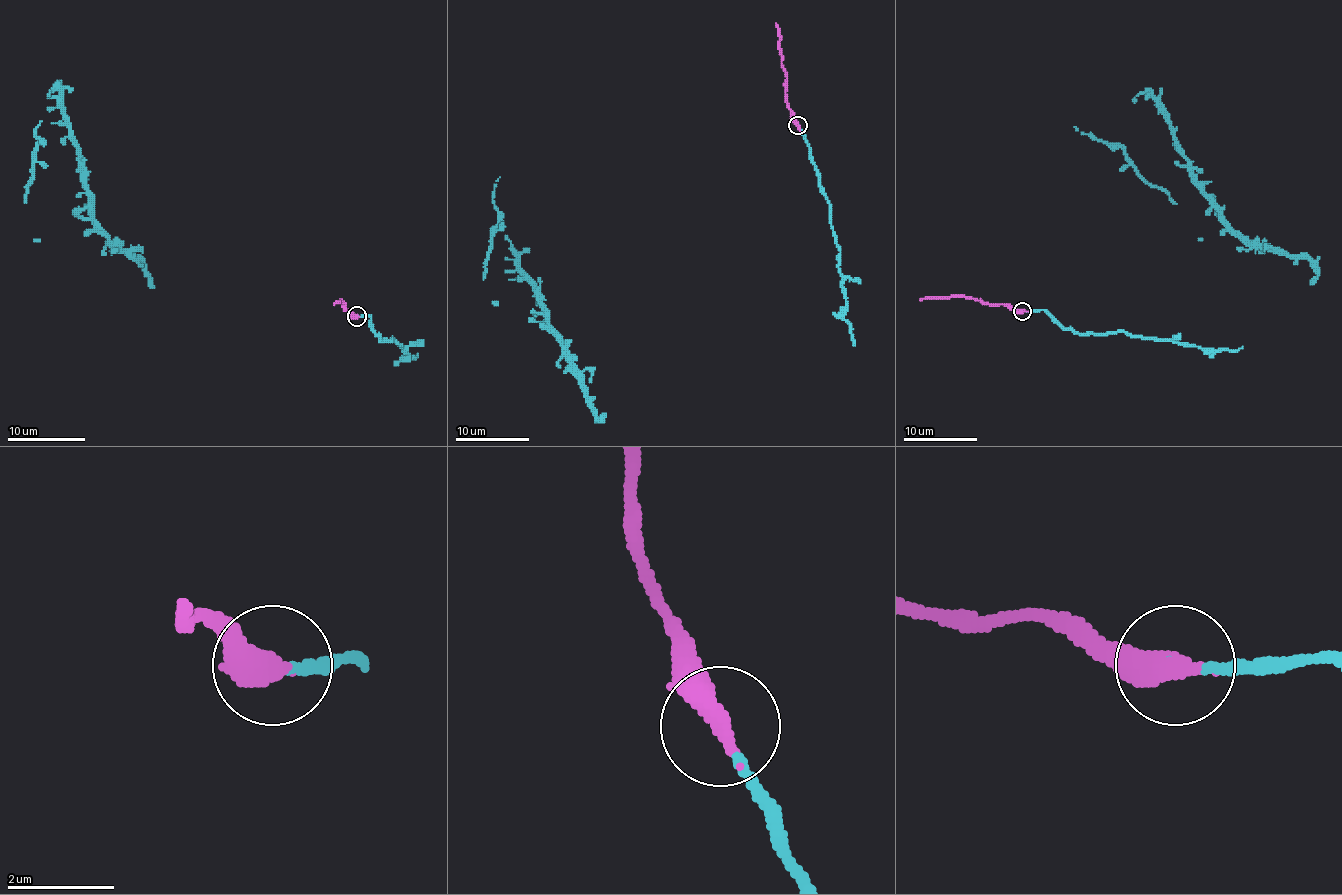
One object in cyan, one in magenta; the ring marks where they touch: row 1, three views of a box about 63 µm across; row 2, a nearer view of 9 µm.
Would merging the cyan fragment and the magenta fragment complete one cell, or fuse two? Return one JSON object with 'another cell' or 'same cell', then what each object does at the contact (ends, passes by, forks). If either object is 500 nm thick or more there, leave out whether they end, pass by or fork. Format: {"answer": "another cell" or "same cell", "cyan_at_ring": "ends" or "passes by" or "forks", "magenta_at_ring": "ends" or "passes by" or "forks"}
{"answer": "same cell"}

